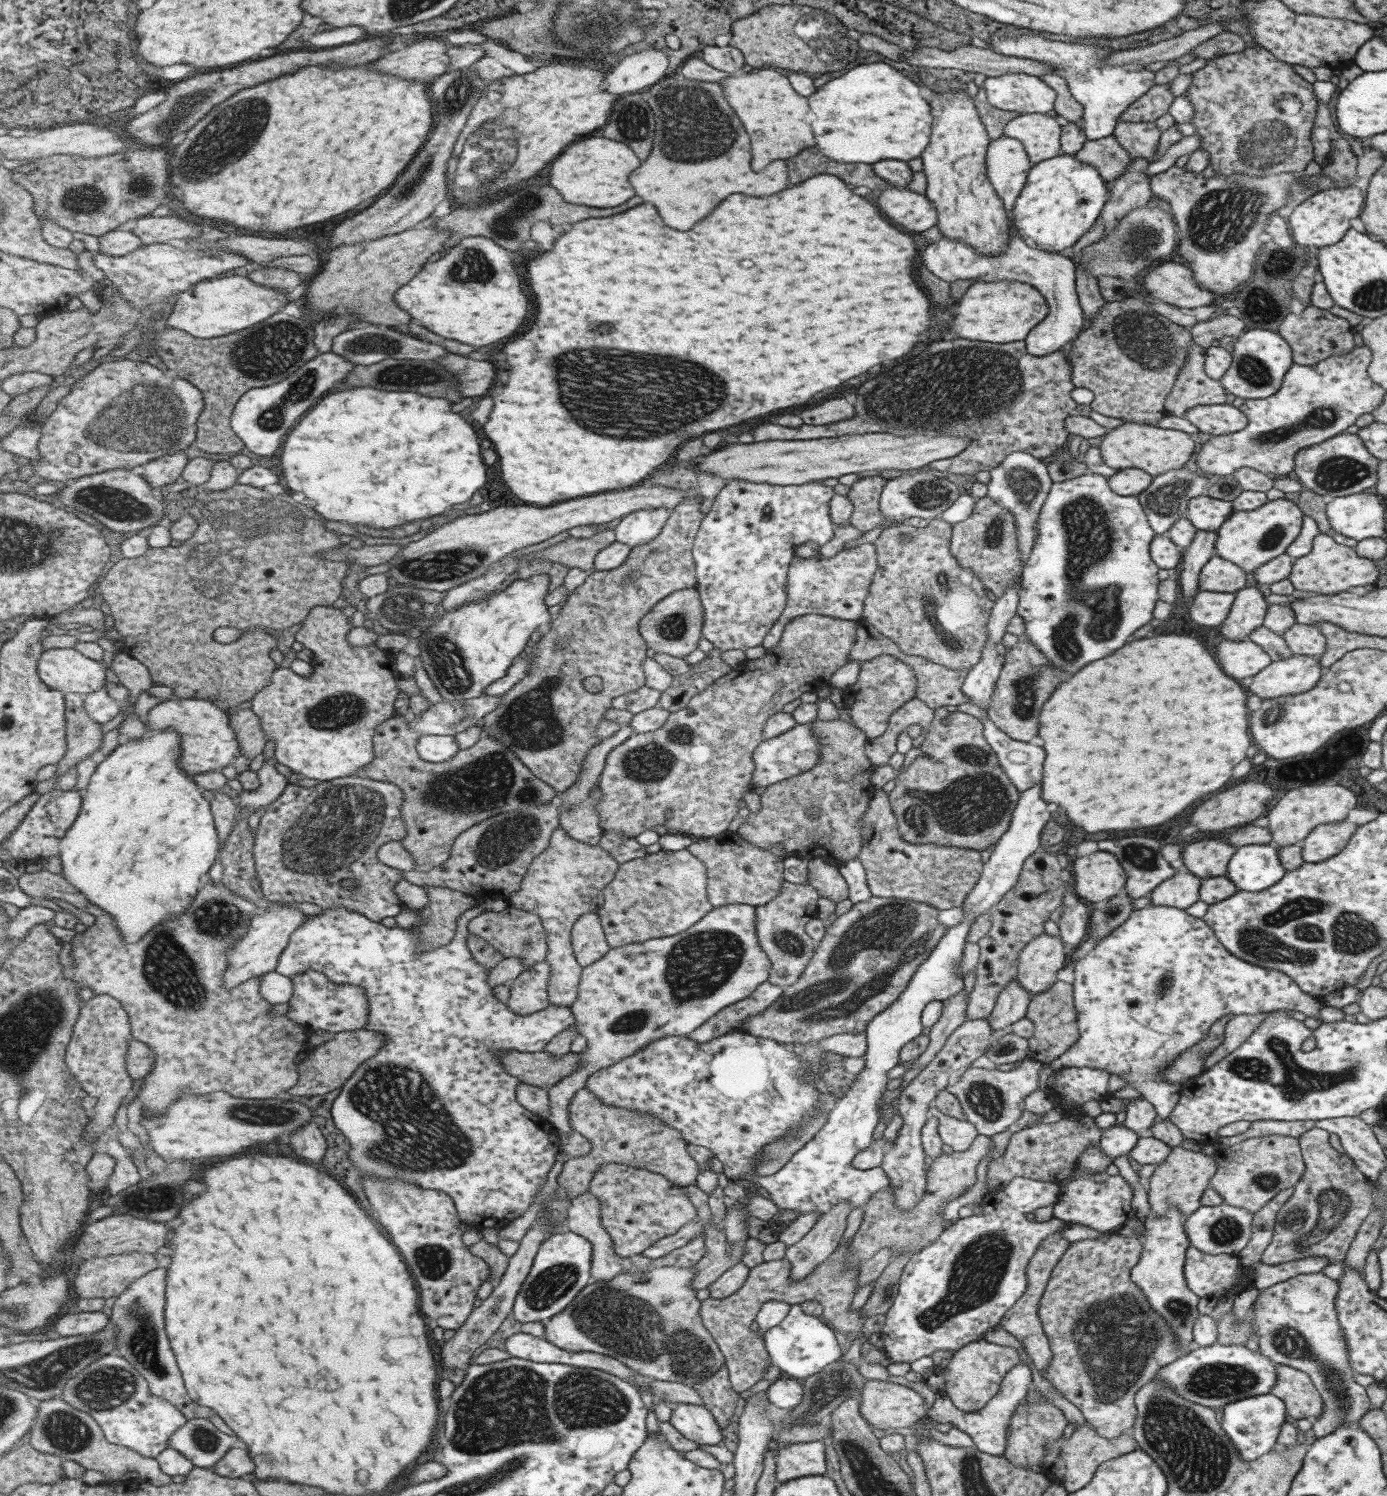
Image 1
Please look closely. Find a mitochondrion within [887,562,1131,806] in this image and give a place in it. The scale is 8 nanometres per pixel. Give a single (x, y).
(939, 586)

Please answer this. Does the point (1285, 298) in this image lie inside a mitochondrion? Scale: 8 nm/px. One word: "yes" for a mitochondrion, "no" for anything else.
no

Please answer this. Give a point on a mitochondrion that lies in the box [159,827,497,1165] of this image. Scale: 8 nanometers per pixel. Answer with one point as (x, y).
(223, 920)

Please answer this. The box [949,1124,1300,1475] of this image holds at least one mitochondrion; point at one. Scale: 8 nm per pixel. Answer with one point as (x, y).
(1115, 1339)

